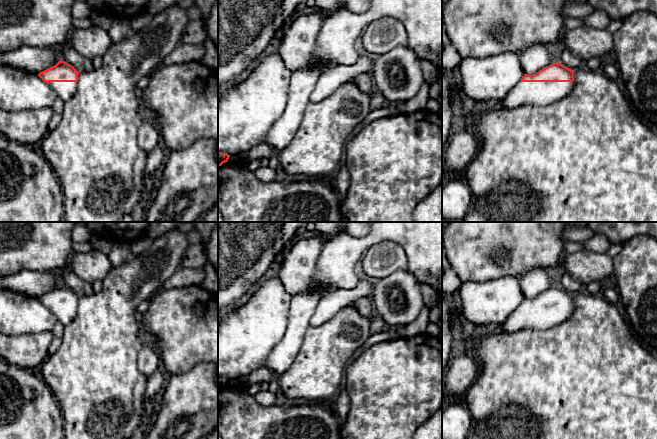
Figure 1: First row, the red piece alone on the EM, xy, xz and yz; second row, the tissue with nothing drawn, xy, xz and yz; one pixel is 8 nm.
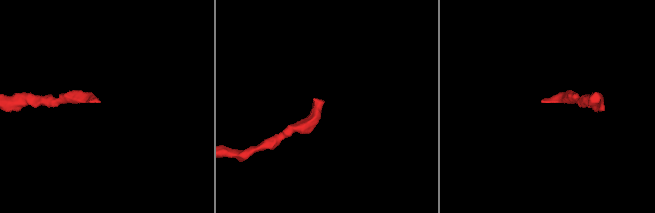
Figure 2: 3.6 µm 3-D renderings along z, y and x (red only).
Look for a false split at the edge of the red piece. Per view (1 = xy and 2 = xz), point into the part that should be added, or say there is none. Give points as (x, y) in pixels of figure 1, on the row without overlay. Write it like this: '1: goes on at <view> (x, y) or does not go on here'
1: goes on at xy (65, 314)
2: does not go on here

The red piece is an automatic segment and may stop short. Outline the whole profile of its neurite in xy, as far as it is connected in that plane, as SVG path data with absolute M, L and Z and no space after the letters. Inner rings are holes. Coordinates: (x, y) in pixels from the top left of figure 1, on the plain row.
M62 284L38 298L64 326L75 319L78 309L78 299L79 296L72 289Z

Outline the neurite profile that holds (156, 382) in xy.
M162 367L157 369L149 378L145 390L145 398L149 400L151 397L158 396L167 381L167 374Z

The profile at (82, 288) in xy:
M67 267L57 272L57 276L60 284L72 289L78 296L89 296L94 293L92 283L82 280Z

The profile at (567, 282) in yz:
M565 273L559 283L559 287L567 292L574 294L579 291L581 283L572 277L572 275Z

